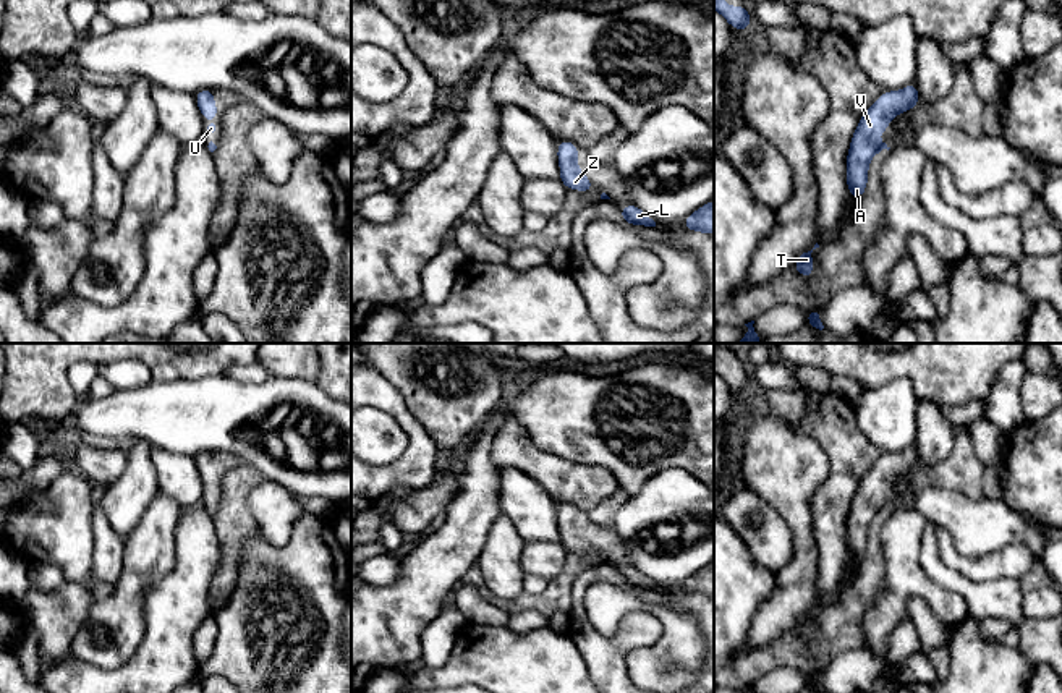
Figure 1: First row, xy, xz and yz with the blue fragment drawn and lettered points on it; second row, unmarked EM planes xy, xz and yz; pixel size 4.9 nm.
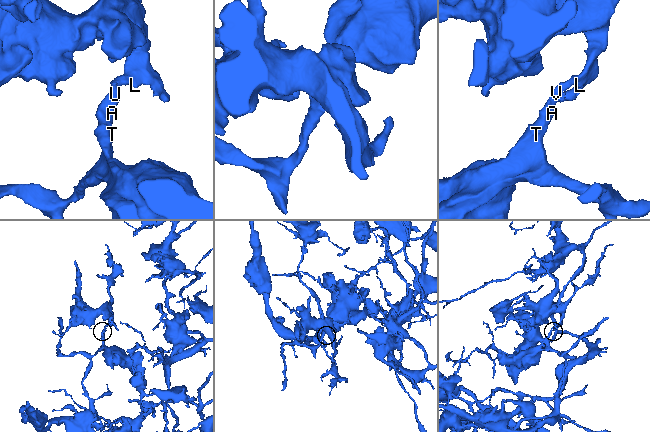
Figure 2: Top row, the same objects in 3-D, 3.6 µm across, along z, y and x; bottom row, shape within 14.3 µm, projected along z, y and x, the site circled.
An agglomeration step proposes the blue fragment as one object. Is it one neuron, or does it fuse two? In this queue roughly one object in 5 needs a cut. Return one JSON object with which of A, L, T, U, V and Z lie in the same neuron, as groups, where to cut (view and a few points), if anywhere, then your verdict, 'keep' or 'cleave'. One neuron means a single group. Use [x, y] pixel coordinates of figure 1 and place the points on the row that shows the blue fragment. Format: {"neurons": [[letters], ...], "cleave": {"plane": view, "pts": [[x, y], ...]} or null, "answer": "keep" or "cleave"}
{"neurons": [["A", "L", "T", "U", "V", "Z"]], "cleave": null, "answer": "keep"}

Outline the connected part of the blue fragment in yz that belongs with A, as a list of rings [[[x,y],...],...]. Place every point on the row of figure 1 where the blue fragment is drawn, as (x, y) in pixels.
[[[910,84],[898,92],[886,91],[881,99],[861,117],[853,133],[847,157],[847,183],[850,198],[861,198],[868,181],[868,165],[874,154],[890,149],[879,139],[881,133],[889,128],[889,121],[903,110],[918,105],[918,87]]]

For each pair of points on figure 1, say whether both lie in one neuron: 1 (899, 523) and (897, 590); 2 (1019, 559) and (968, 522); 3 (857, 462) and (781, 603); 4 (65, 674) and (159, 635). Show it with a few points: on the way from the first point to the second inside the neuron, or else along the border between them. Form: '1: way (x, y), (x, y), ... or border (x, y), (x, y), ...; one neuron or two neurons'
1: way (899, 539), (899, 573); one neuron
2: border (965, 556), (991, 554), (1022, 541), (1038, 557); two neurons
3: border (808, 501), (818, 549), (816, 577); two neurons
4: way (91, 675), (127, 675), (141, 661); one neuron

